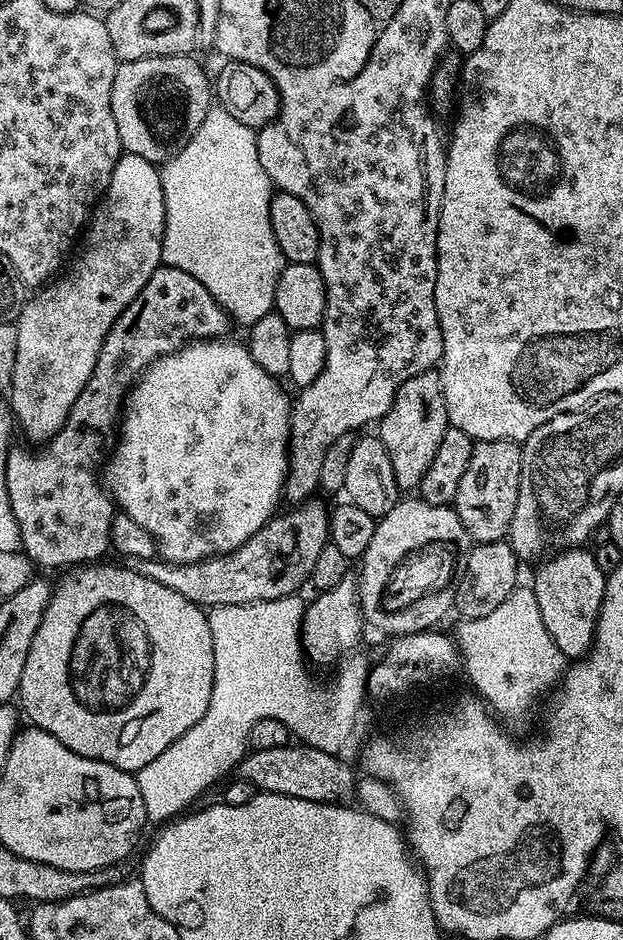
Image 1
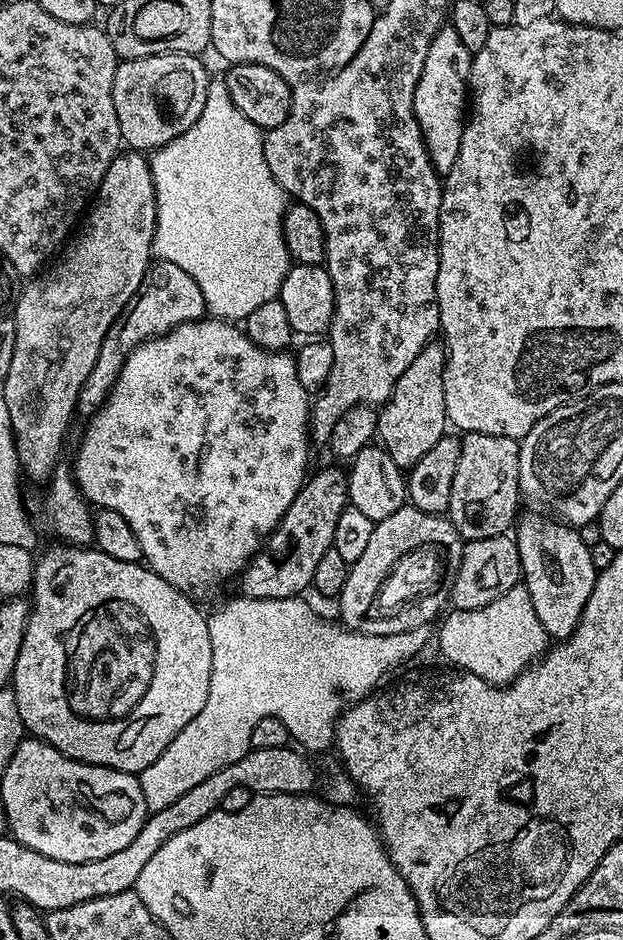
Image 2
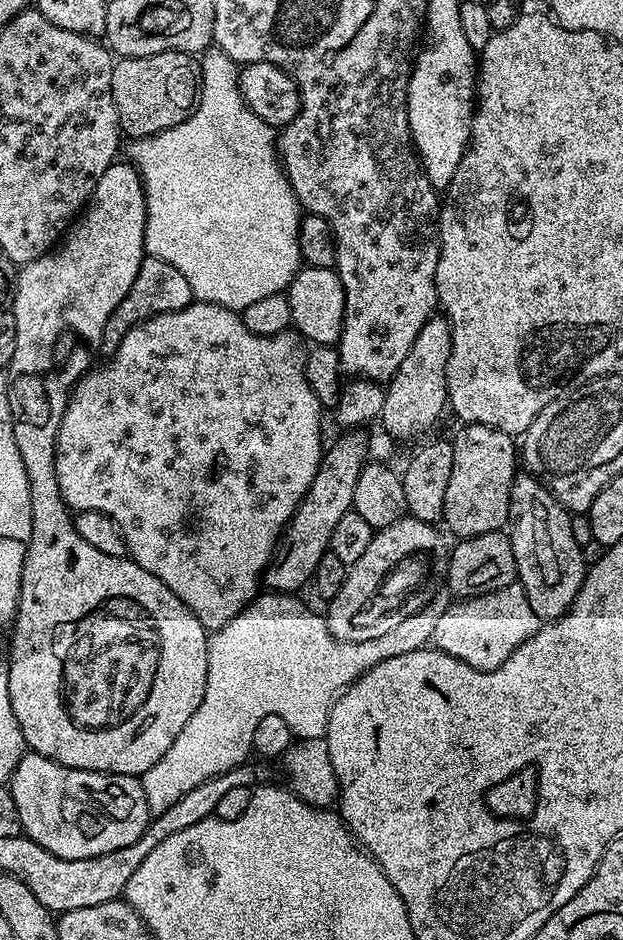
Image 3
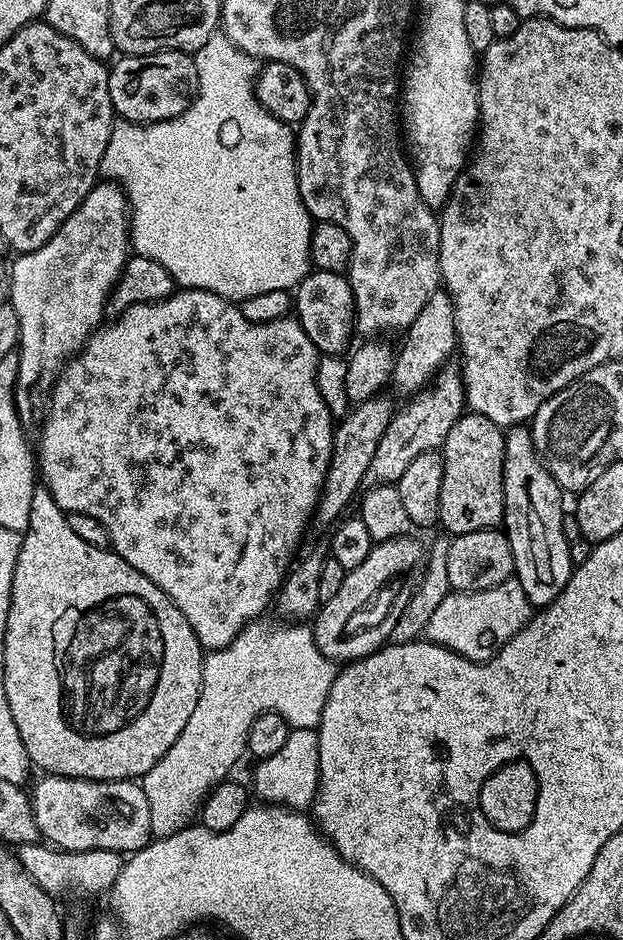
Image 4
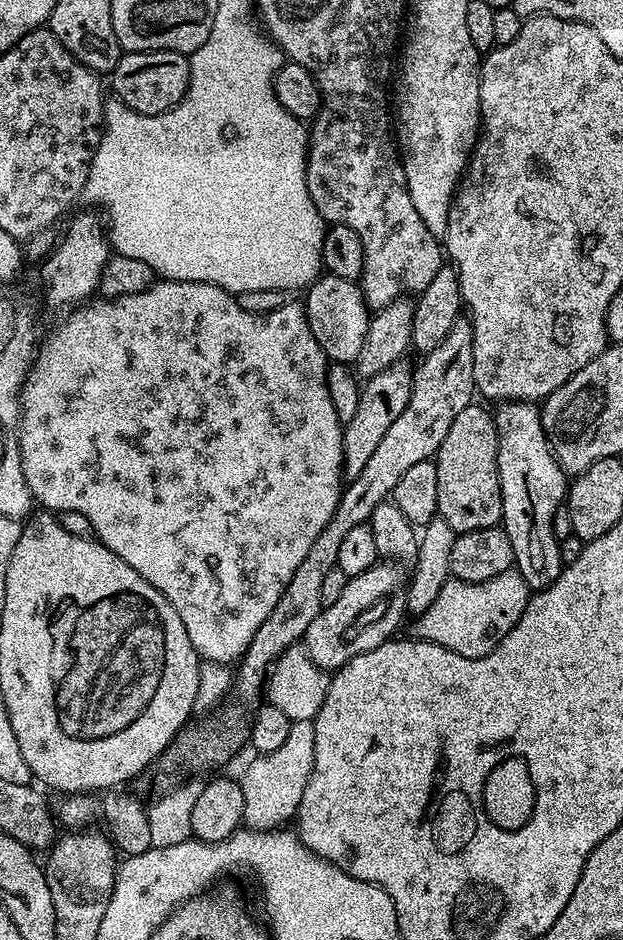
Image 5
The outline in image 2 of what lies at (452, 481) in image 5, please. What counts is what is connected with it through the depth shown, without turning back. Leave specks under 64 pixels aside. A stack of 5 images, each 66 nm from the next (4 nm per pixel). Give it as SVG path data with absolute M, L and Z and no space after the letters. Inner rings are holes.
M463 433L458 470L454 470L450 506L446 513L449 522L458 530L461 540L467 542L502 536L515 525L521 511L520 504L522 505L519 457L520 440L498 434Z

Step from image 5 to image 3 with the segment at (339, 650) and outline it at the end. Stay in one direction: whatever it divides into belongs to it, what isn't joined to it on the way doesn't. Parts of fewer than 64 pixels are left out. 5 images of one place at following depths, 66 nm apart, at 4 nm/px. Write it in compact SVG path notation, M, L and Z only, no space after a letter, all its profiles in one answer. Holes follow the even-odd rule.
M405 515L404 519L394 522L390 526L379 529L373 535L370 546L362 553L362 558L354 562L346 574L346 582L342 582L342 590L334 599L327 601L326 619L330 634L342 642L370 642L372 640L372 590L378 584L380 576L404 554L422 548L422 546L436 546L436 538L442 541L442 546L450 546L445 533L435 524L427 524L415 520L413 516Z

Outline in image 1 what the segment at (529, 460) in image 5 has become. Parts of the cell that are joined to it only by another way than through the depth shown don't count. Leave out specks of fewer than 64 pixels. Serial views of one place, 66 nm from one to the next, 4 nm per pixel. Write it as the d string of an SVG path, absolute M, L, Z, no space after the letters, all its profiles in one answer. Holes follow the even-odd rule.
M584 546L557 551L544 562L530 581L534 598L538 598L538 610L542 610L542 622L546 622L550 638L554 638L565 658L579 658L592 647L606 574L598 568L593 553Z

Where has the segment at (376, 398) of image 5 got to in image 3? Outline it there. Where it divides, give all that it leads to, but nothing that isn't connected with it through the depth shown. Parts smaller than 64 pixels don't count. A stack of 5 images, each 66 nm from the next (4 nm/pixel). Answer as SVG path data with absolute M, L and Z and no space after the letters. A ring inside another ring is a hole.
M344 430L333 444L329 443L320 458L318 474L310 482L310 490L296 508L292 521L284 529L276 551L265 568L262 584L276 594L296 594L299 588L311 581L322 554L330 551L334 529L342 514L352 511L354 486L358 486L358 474L362 474L368 456L368 436L364 430Z

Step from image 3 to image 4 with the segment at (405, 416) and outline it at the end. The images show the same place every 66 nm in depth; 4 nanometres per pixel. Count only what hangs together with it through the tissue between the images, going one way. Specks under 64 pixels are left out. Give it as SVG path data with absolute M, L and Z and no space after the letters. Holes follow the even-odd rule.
M442 288L437 289L419 310L418 317L405 329L403 336L404 342L397 349L391 383L410 396L427 387L433 376L449 361L449 355L453 355L457 349L453 300L448 292Z

